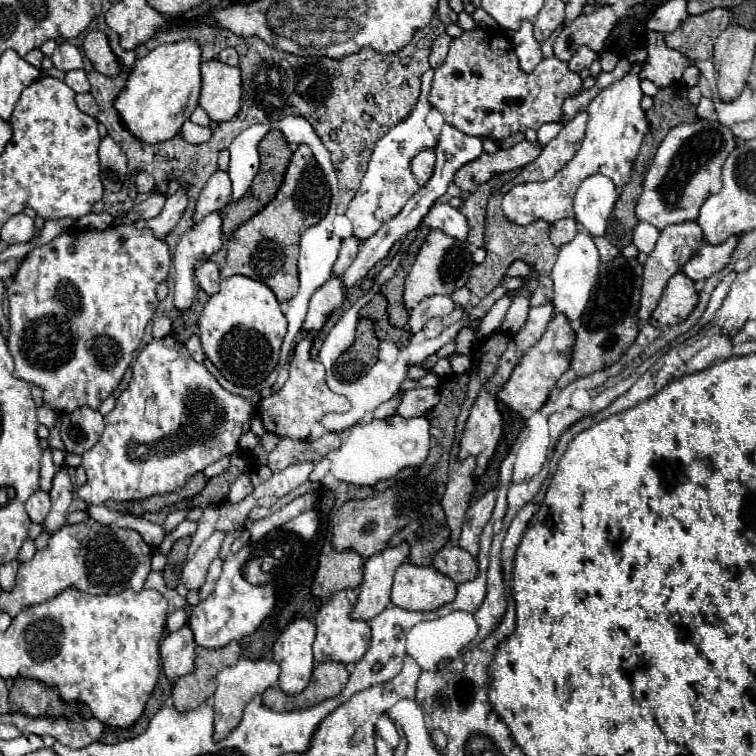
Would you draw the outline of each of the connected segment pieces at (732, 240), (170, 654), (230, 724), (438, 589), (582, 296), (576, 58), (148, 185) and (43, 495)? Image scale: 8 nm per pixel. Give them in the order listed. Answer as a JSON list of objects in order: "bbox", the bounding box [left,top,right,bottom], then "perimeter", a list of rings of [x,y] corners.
[{"bbox":[682,236,738,282],"perimeter":[[[730,236],[724,244],[712,246],[712,244],[702,244],[702,248],[684,264],[682,272],[690,276],[694,282],[696,280],[706,280],[712,274],[720,272],[724,266],[728,266],[730,256],[736,248],[738,236]]]},{"bbox":[160,624,194,680],"perimeter":[[[188,624],[178,628],[176,632],[170,632],[162,644],[160,644],[160,656],[162,656],[162,666],[164,674],[174,680],[178,676],[184,676],[194,670],[194,634]]]},{"bbox":[214,658,280,740],"perimeter":[[[242,658],[236,666],[228,666],[224,670],[218,672],[216,682],[216,694],[214,694],[214,740],[224,740],[242,720],[242,712],[244,706],[256,696],[262,694],[266,688],[272,688],[278,684],[278,676],[280,676],[280,666],[274,660],[248,660]]]},{"bbox":[392,562,456,610],"perimeter":[[[410,562],[396,570],[392,586],[392,604],[404,610],[436,610],[452,602],[456,584],[432,566],[414,566]]]},{"bbox":[552,232,600,320],"perimeter":[[[578,232],[574,236],[574,240],[570,240],[568,244],[564,244],[558,250],[558,258],[556,264],[552,268],[552,280],[554,280],[554,308],[556,314],[566,314],[570,320],[578,320],[590,300],[590,292],[596,284],[596,276],[598,276],[598,264],[600,264],[600,256],[598,256],[598,248],[592,242],[592,236],[588,232]]]},{"bbox":[568,46,598,72],"perimeter":[[[582,46],[582,48],[580,48],[580,50],[570,58],[568,66],[570,66],[570,70],[580,72],[580,70],[584,70],[584,68],[590,68],[590,64],[592,64],[594,60],[598,60],[598,54],[596,54],[594,50]]]},{"bbox":[136,172,154,192],"perimeter":[[[138,172],[136,190],[138,192],[152,192],[152,188],[154,188],[154,178],[148,172]]]},{"bbox":[26,490,50,524],"perimeter":[[[36,490],[28,500],[26,500],[26,512],[32,522],[42,524],[46,514],[50,512],[50,496],[44,490]]]}]

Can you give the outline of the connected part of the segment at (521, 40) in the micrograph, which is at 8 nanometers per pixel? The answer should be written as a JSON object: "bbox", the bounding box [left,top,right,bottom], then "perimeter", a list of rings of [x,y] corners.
{"bbox":[512,20,542,72],"perimeter":[[[524,20],[522,28],[518,32],[514,32],[512,42],[514,42],[514,50],[516,50],[518,58],[520,58],[520,68],[524,72],[532,72],[538,66],[538,62],[542,60],[540,42],[534,38],[532,22]]]}

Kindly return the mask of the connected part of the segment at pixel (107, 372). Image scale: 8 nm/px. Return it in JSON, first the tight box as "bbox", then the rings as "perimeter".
{"bbox":[8,224,170,414],"perimeter":[[[122,224],[122,226],[110,226],[102,232],[90,232],[90,230],[78,230],[78,232],[62,232],[58,234],[52,242],[32,250],[24,262],[20,264],[18,272],[14,274],[14,280],[10,282],[8,286],[8,300],[10,300],[10,336],[8,336],[8,348],[10,348],[10,354],[14,358],[14,376],[20,378],[20,380],[26,380],[26,382],[32,382],[36,386],[40,386],[44,390],[44,402],[48,406],[52,406],[56,412],[60,414],[70,414],[74,412],[76,408],[82,408],[82,406],[88,406],[88,408],[98,408],[100,402],[104,398],[108,398],[114,388],[120,384],[126,368],[130,366],[130,360],[132,360],[132,352],[136,350],[143,341],[145,329],[151,329],[152,322],[156,316],[156,310],[160,306],[158,298],[156,298],[156,286],[160,282],[166,280],[168,276],[168,268],[170,268],[170,252],[166,248],[166,242],[164,240],[158,240],[150,228],[144,228],[144,230],[136,230],[134,226],[128,226],[128,224]]]}

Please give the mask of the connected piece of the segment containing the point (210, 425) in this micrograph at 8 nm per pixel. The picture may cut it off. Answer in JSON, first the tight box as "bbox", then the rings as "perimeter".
{"bbox":[78,334,252,504],"perimeter":[[[172,334],[154,339],[138,354],[128,388],[116,398],[114,410],[104,416],[106,428],[98,444],[82,454],[88,480],[78,488],[78,496],[88,504],[104,504],[106,500],[142,500],[146,496],[180,490],[196,472],[202,472],[208,464],[238,448],[242,426],[250,420],[252,410],[250,400],[226,392],[206,366],[196,364]]]}

